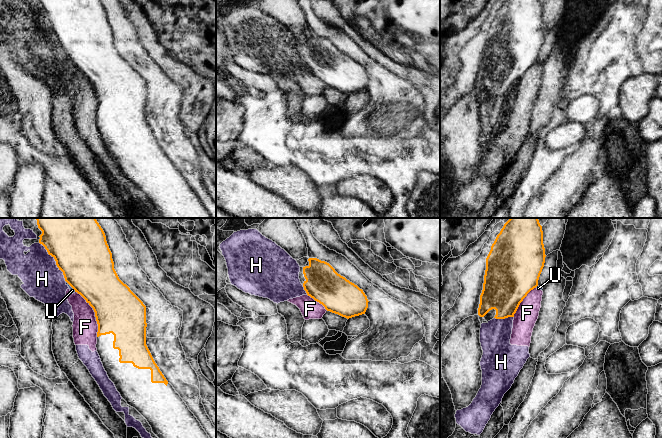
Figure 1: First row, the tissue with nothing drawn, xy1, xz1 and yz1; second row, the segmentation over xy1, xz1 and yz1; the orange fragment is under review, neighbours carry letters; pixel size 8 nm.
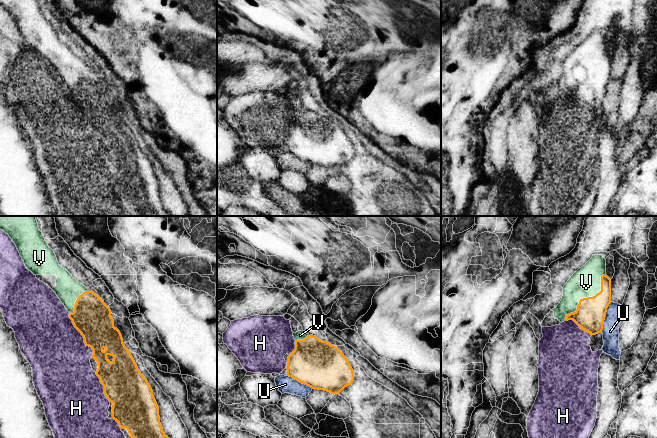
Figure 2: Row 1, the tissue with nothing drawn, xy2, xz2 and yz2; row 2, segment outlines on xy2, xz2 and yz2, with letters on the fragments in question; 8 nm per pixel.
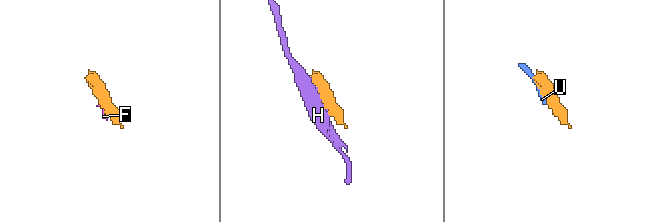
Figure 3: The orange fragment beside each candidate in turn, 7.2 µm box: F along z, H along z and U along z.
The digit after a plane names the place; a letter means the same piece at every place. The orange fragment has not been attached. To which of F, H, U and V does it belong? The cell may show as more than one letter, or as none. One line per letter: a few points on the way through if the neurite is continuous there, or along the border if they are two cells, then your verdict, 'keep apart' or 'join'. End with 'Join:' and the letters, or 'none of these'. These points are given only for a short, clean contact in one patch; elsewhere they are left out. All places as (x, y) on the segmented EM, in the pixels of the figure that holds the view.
F: keep apart
H: keep apart
U: keep apart
V: join
Join: V

